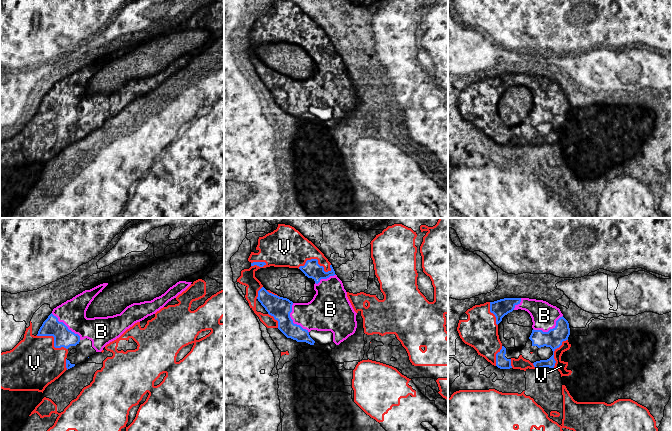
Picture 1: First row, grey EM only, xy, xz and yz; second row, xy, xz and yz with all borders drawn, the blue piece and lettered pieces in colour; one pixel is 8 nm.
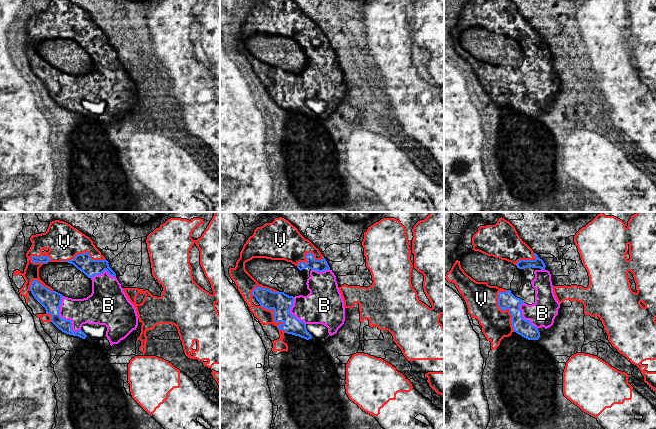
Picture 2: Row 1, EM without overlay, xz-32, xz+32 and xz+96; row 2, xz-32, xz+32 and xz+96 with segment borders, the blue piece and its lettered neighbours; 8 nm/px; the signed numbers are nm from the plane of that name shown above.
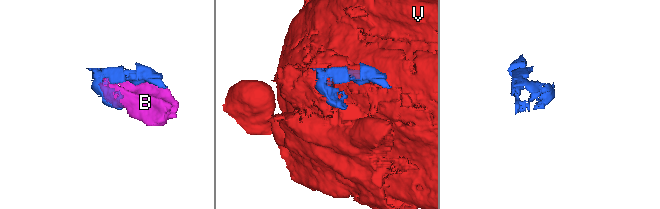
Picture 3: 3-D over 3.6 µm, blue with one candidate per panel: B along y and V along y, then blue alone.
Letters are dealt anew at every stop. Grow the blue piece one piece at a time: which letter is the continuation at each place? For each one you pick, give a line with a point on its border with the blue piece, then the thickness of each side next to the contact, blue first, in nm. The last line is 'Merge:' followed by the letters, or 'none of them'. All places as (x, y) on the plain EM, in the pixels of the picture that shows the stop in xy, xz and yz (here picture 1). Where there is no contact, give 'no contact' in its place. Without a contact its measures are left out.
B: meets blue in xz at (292, 96); 180 nm thick on the blue side, 280 nm on the other
Merge: B

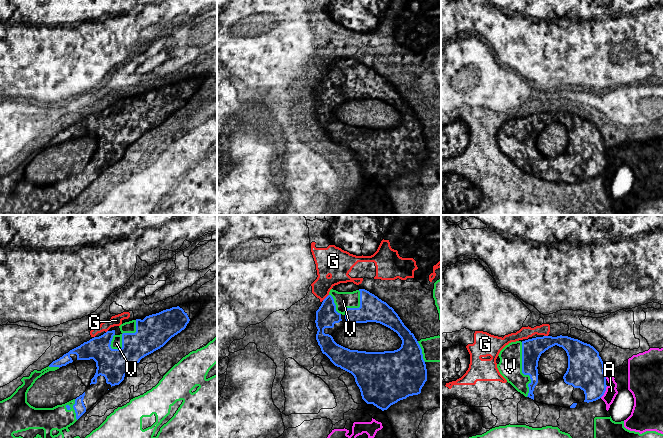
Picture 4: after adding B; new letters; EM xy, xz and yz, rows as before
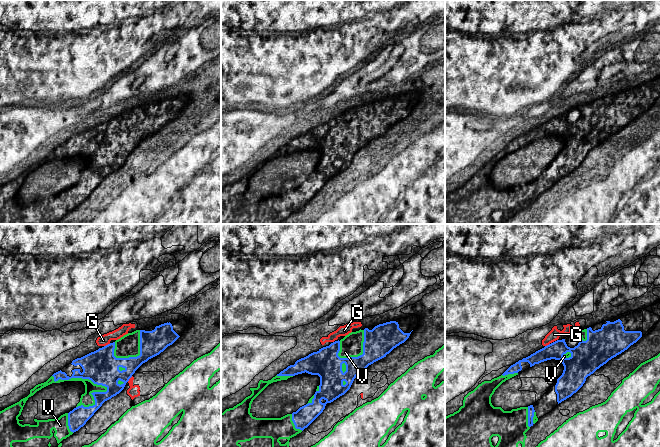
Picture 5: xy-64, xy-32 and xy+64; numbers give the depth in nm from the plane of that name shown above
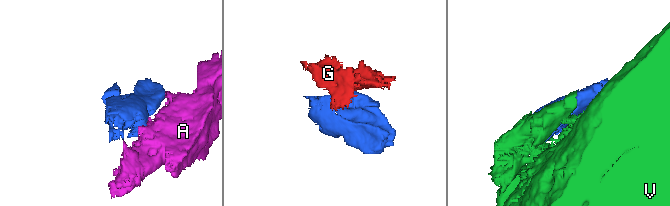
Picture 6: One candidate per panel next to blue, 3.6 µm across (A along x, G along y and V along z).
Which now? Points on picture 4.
Merge: none of them

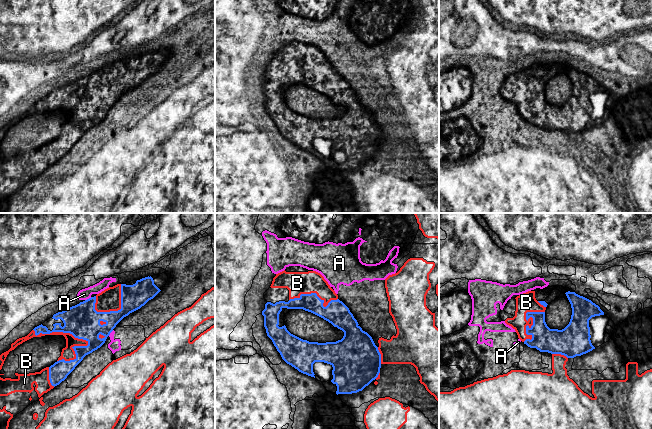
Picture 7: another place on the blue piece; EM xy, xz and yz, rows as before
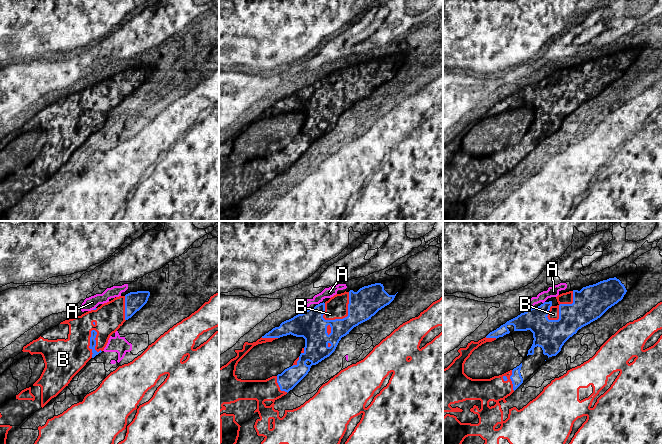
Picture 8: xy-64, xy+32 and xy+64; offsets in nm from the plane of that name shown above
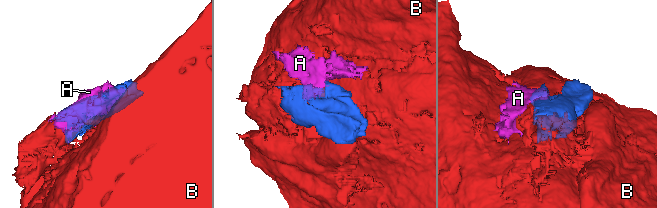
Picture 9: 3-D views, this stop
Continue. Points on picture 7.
Merge: none of them

